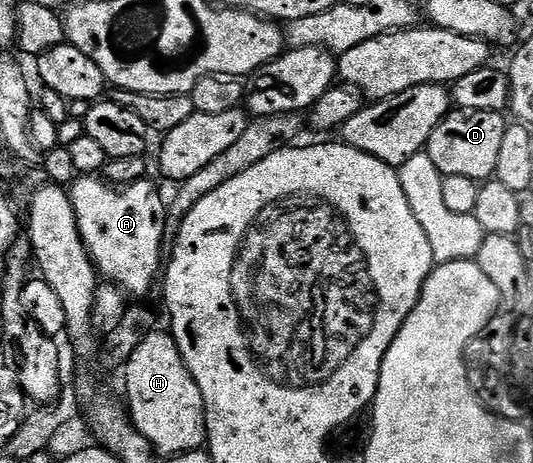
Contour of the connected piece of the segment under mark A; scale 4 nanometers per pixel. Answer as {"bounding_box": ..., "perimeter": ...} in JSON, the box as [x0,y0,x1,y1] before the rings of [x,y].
{"bounding_box":[69,176,167,294],"perimeter":[[[79,176],[69,186],[77,228],[91,263],[102,277],[104,274],[131,294],[150,292],[161,274],[159,258],[164,257],[167,206],[158,188],[149,181],[118,186],[99,176]]]}

